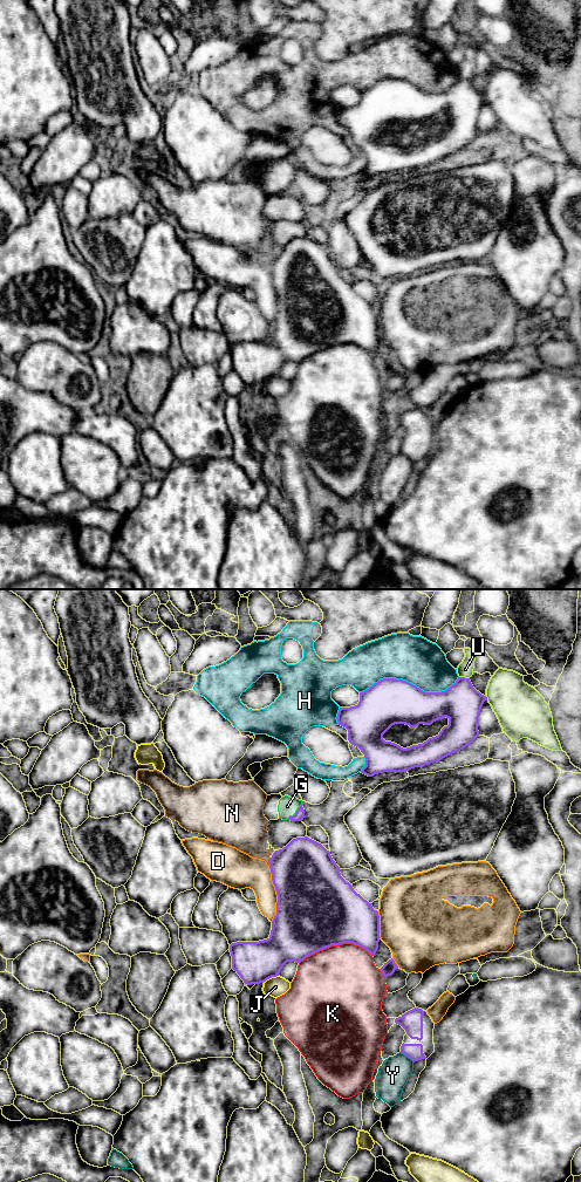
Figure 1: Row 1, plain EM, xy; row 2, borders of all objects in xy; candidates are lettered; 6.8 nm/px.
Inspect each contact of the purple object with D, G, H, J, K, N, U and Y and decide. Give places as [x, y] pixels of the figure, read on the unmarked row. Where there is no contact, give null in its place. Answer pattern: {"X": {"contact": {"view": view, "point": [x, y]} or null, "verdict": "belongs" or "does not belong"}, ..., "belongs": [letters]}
{"D": {"contact": {"view": "xy", "point": [277, 293]}, "verdict": "does not belong"}, "G": {"contact": {"view": "xy", "point": [296, 212]}, "verdict": "belongs"}, "H": {"contact": {"view": "xy", "point": [410, 83]}, "verdict": "does not belong"}, "J": {"contact": {"view": "xy", "point": [271, 377]}, "verdict": "does not belong"}, "K": {"contact": {"view": "xy", "point": [335, 344]}, "verdict": "does not belong"}, "N": {"contact": {"view": "xy", "point": [270, 261]}, "verdict": "does not belong"}, "U": {"contact": {"view": "xy", "point": [464, 77]}, "verdict": "does not belong"}, "Y": {"contact": {"view": "xy", "point": [407, 456]}, "verdict": "does not belong"}, "belongs": ["G"]}

